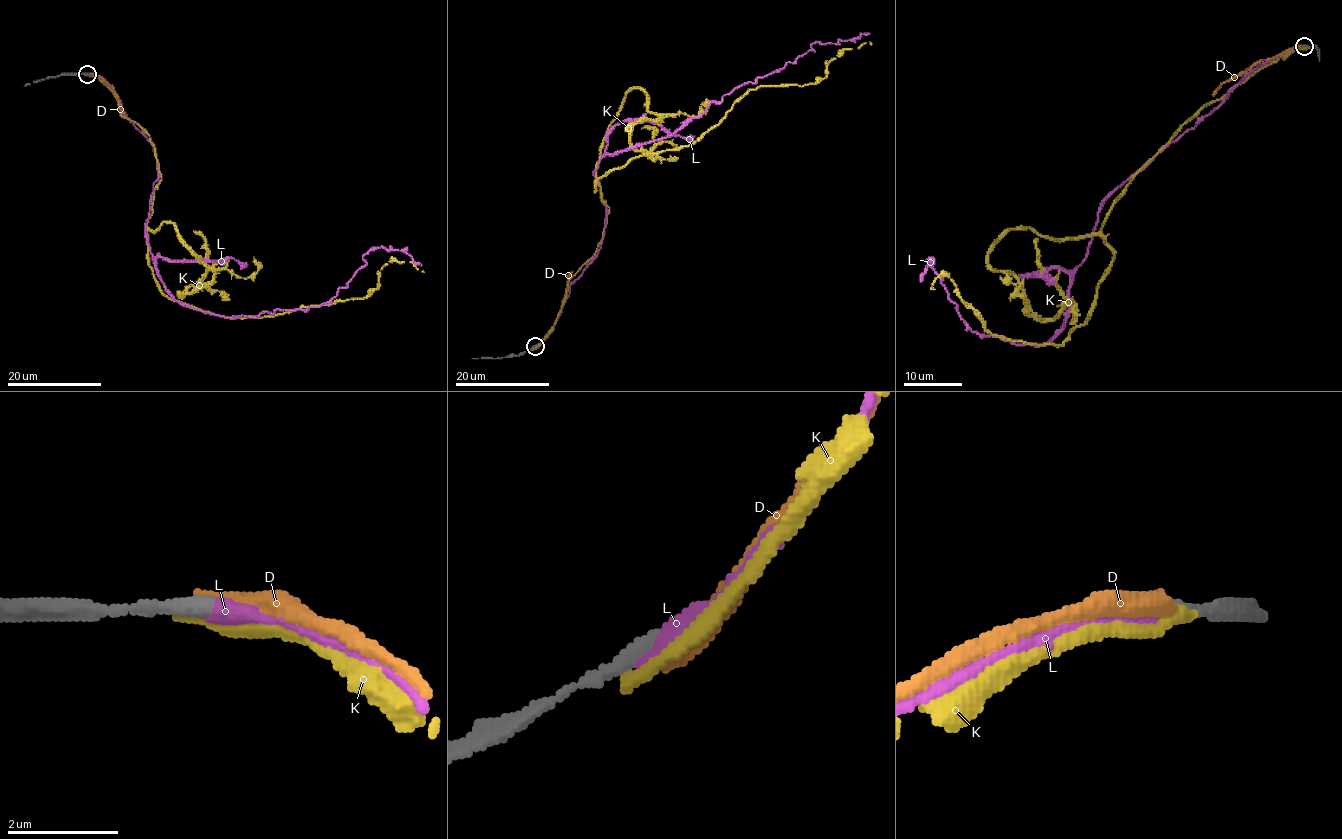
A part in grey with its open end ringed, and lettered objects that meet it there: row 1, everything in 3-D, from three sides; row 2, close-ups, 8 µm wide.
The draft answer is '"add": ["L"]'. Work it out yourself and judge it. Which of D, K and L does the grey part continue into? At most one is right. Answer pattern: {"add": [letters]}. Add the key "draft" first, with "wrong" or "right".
{"draft": "right", "add": ["L"]}

